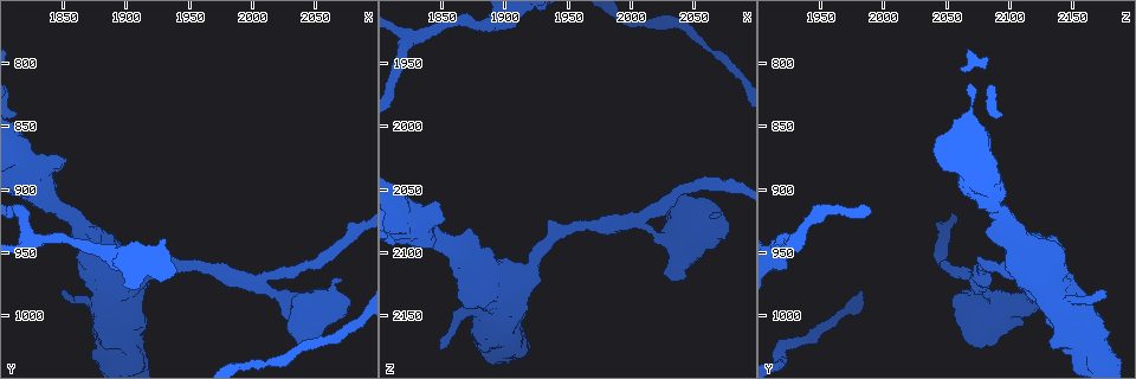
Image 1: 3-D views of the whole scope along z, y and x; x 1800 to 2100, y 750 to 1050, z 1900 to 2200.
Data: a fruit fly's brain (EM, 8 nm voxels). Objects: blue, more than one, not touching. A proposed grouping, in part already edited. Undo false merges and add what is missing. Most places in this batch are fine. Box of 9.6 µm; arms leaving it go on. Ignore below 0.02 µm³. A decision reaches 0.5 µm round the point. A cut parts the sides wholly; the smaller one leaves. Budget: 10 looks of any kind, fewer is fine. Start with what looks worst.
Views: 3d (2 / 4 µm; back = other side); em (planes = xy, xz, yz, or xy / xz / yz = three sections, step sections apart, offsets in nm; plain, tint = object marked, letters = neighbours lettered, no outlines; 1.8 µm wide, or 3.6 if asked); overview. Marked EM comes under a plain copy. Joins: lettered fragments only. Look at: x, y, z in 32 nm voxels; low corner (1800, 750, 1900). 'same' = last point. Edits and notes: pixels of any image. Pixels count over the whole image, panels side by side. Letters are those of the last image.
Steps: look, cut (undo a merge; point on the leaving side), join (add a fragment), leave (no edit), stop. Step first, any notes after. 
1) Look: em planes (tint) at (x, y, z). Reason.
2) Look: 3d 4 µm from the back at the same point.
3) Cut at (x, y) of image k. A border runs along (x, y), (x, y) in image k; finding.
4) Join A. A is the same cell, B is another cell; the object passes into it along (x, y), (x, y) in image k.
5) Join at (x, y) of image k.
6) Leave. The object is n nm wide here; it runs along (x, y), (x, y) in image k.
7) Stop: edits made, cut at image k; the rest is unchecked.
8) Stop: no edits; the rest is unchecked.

Look: 3d 4 µm at (2042, 996, 2122).

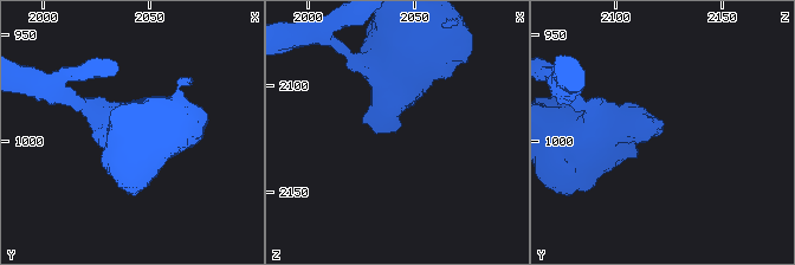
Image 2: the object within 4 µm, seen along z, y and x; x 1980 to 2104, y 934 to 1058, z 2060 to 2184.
Look: em 3.6 µm planes (letters) at (2040, 997, 2120). Need the tissue.

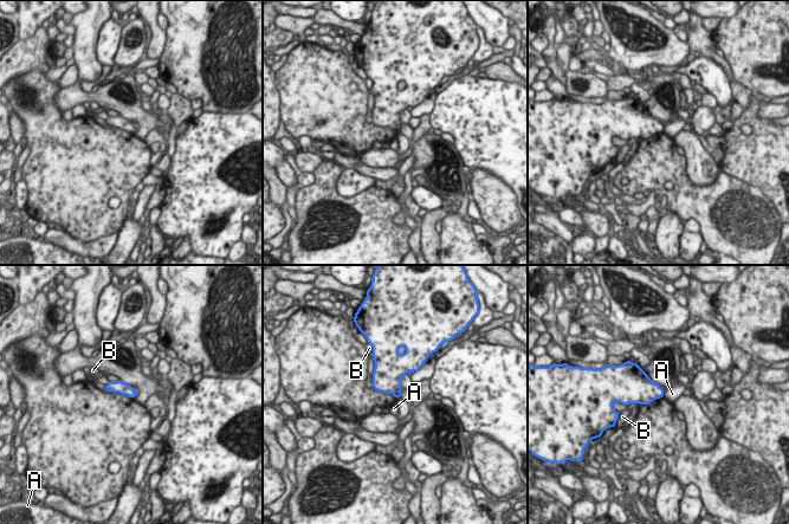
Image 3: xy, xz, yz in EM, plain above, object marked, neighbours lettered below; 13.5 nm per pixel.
Leave. A and B are other cells; no lettered fragment goes on from it.

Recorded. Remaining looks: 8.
Look: 3d 4 µm at (2072, 970, 2068). Thick end.

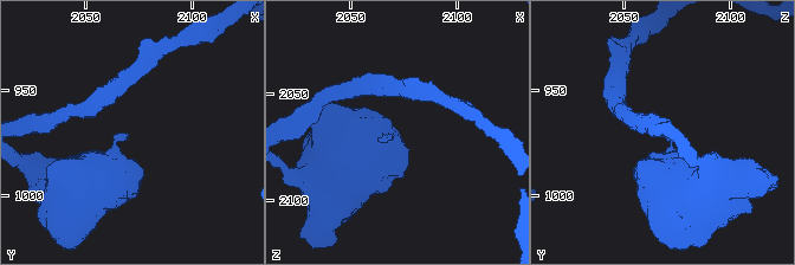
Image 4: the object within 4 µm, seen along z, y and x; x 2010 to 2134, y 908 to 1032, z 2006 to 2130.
Look: em yz step 16 (letters) at (2070, 971, 2069).

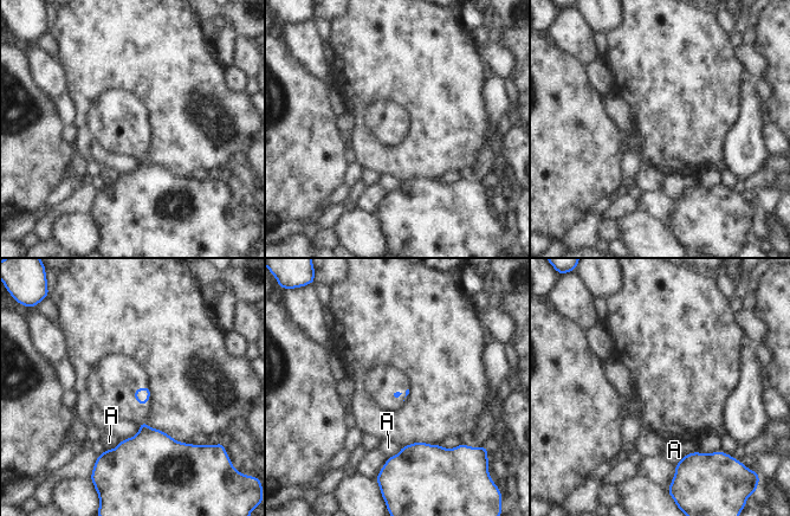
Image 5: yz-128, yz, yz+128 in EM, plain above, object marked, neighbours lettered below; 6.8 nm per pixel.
Look: em xy step 4 (letters) at the same point.

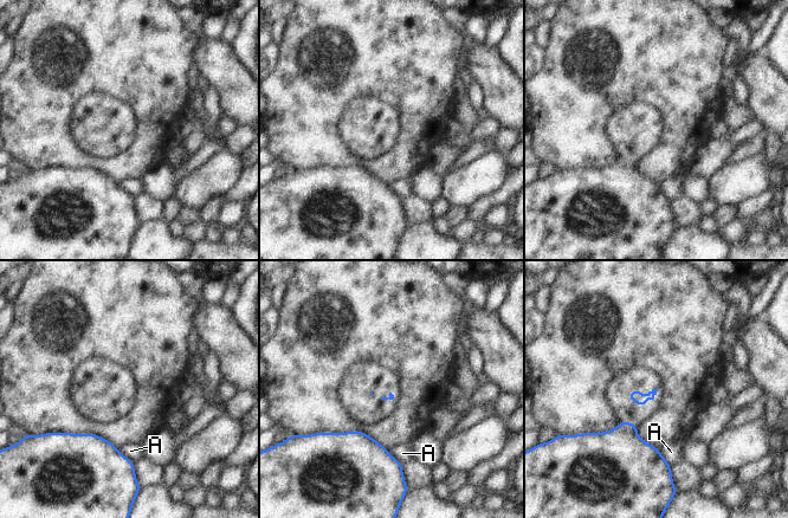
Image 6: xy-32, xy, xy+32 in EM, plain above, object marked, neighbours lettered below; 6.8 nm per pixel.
Leave. A is another cell; a border runs along (116, 447), (134, 461) in image 6; no lettered fragment goes on from it.

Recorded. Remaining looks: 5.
Look: em xy step 8 (tint) at (1852, 876, 2072). Free end.

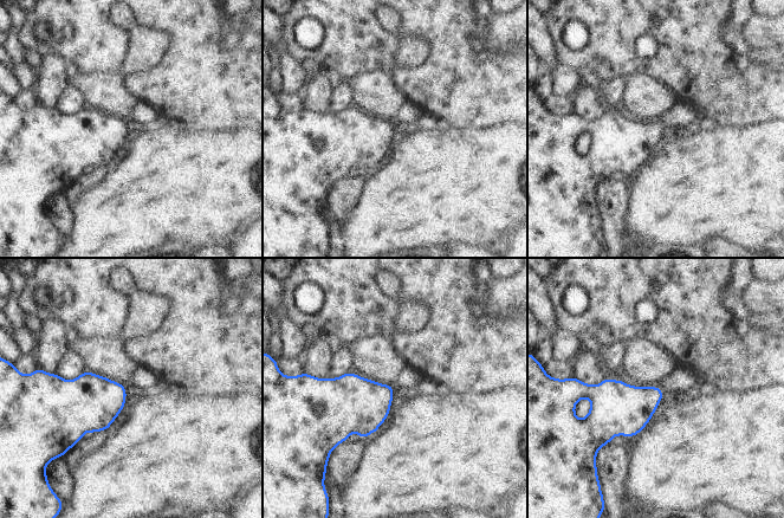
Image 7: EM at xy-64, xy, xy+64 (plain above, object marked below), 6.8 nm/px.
Look: em xz step 8 (letters) at the same point.

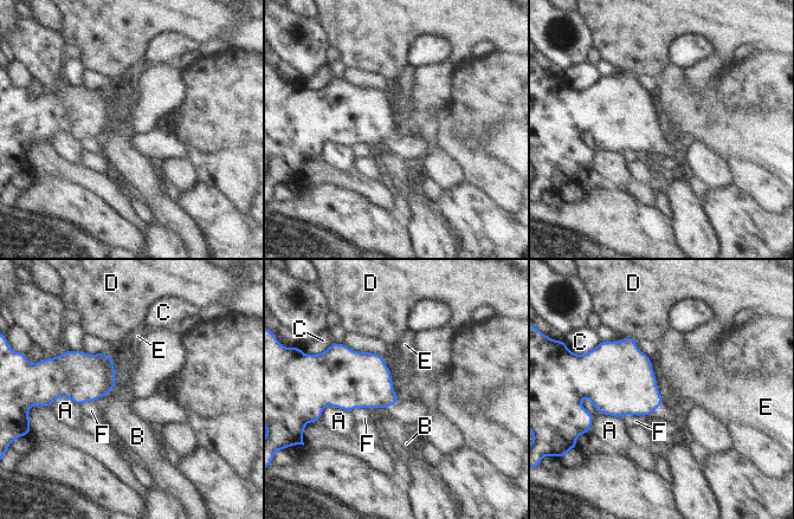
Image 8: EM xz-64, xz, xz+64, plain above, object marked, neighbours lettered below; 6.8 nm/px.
Leave. A, B, C, D, E and F are other cells; a border runs along (105, 354), (115, 371), (107, 395) in image 8; no lettered fragment goes on from it.

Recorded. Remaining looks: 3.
Look: em yz step 16 (tint) at (2006, 972, 2072). Three arms meet.

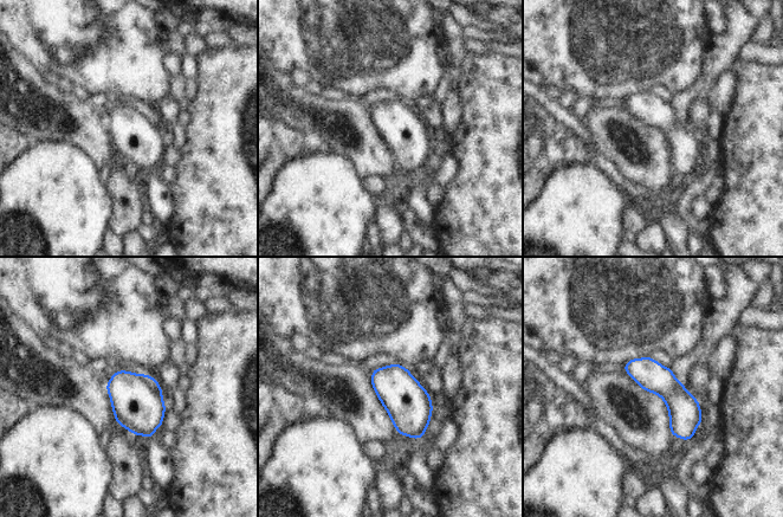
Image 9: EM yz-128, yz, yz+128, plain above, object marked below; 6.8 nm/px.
Look: em planes (letters) at the same point. Cut it another way.

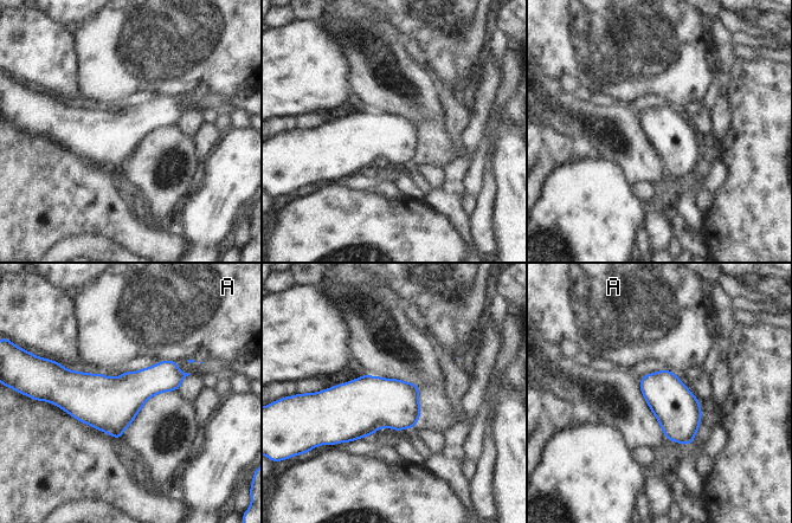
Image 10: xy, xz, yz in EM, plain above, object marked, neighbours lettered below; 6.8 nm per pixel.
Leave. A is another cell; a border runs along (161, 359), (178, 361) in image 10; one neuron here.

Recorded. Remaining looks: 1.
Stop: no edits; the rest is unchecked.

